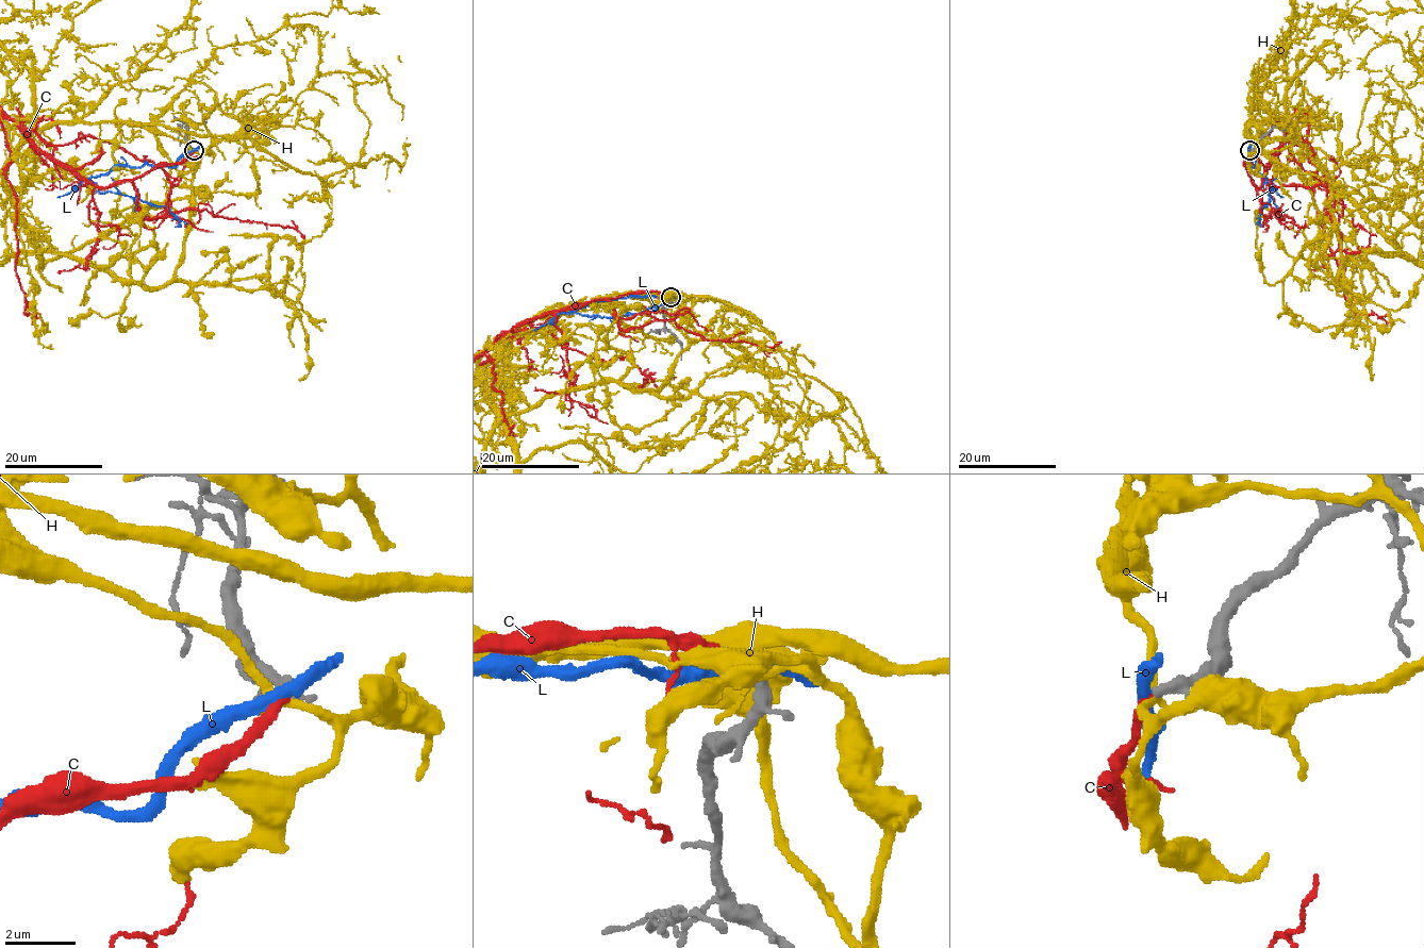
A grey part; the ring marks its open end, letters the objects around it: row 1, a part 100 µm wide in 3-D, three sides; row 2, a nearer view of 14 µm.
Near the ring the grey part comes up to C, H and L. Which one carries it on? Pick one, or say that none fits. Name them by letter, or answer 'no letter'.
C

